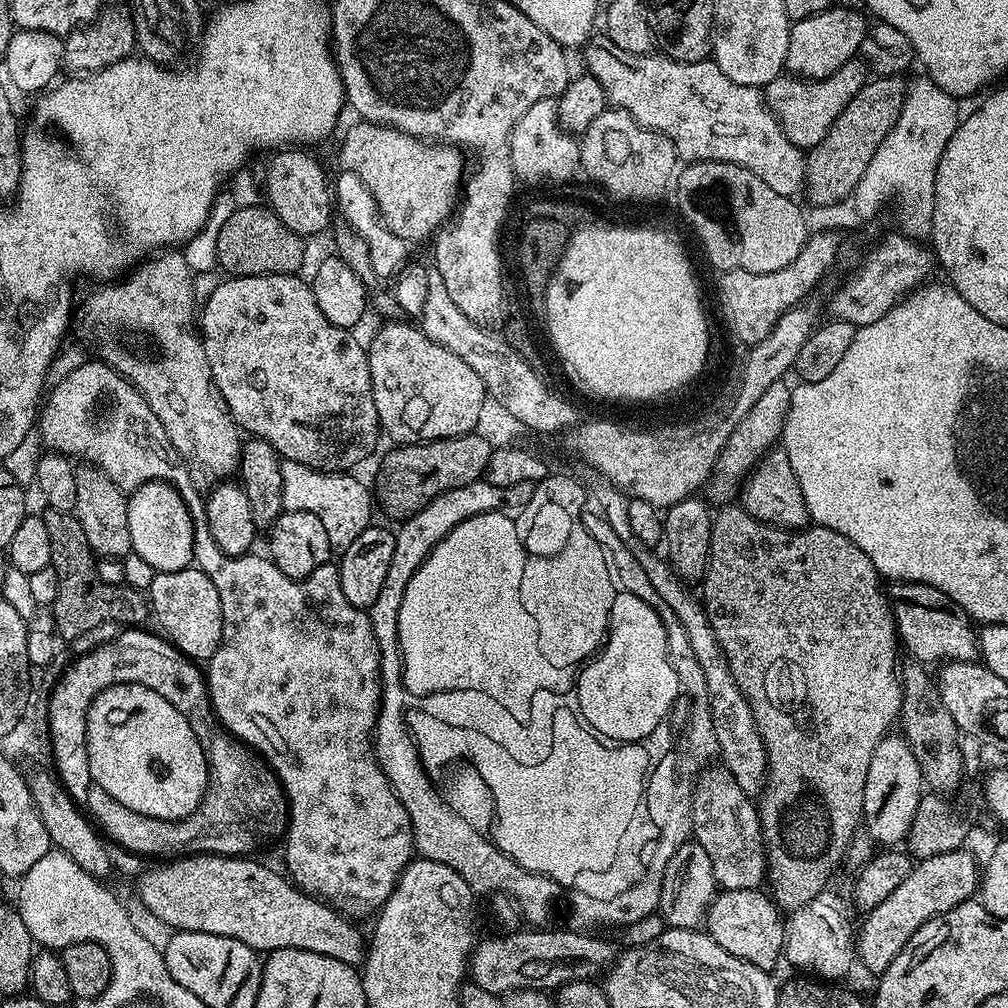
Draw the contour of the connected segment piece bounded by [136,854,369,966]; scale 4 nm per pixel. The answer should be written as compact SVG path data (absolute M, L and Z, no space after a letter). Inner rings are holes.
M197 854L172 858L161 864L164 864L161 868L152 868L149 872L141 874L140 885L137 886L136 892L140 895L139 903L148 908L150 914L162 918L162 922L169 924L175 931L218 934L234 938L250 946L258 954L301 948L314 950L314 954L326 954L330 958L338 958L338 962L346 962L353 966L363 965L368 956L369 941L365 933L363 936L359 926L351 924L343 916L345 915L343 911L297 888L287 875L279 876L274 869L259 864L256 858Z

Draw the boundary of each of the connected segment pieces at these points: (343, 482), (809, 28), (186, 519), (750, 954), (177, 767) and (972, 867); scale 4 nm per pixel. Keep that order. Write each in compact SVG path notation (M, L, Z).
M281 459L282 470L282 502L286 512L305 512L314 514L320 519L326 530L326 538L330 538L333 553L339 554L350 550L350 546L358 539L358 534L373 523L372 508L374 496L359 480L356 474L326 472L306 466L302 462Z
M833 6L795 21L790 27L790 46L786 46L785 69L806 80L821 80L846 66L846 62L857 59L864 35L870 27L869 21L864 21L865 13L860 12Z
M148 481L129 495L127 504L133 552L149 562L157 572L173 572L193 563L193 520L185 500L172 485L164 481Z
M760 888L750 890L720 890L712 899L706 917L706 931L722 950L765 970L775 969L775 964L785 955L786 920L776 901Z
M116 684L108 689L102 690L93 698L91 706L88 708L88 721L86 722L86 750L89 752L89 777L91 783L102 786L114 802L122 802L126 810L134 810L138 814L146 814L150 818L159 820L184 820L193 815L204 804L204 794L208 790L208 759L204 753L204 747L198 742L198 734L190 726L188 719L180 713L162 694L150 690L141 684Z
M968 850L938 854L934 858L920 860L913 867L908 877L878 906L874 906L864 917L864 925L859 925L855 951L859 963L864 963L873 974L884 972L898 958L902 946L910 942L910 938L927 920L941 916L959 904L969 903L977 895L978 885L982 879L982 868Z

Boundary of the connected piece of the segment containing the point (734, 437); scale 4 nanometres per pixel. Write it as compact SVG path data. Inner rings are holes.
M784 380L774 382L774 386L770 386L764 391L762 398L758 398L758 402L750 406L748 413L735 421L736 429L733 427L729 431L728 440L720 452L712 479L706 488L706 492L712 495L713 505L716 503L716 506L724 506L735 501L748 473L763 456L777 447L778 441L783 437L784 423L792 405L792 388L786 385Z

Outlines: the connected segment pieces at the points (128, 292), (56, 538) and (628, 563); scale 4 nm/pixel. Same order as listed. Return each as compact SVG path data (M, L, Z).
M161 251L159 254L153 255L151 258L145 259L143 262L137 264L136 267L131 269L123 278L117 279L115 282L100 282L95 286L97 288L90 289L89 292L85 294L84 301L82 301L81 304L79 301L74 308L74 332L77 332L77 334L81 336L79 339L83 341L89 349L92 347L93 350L96 351L93 352L95 359L104 361L104 363L111 366L119 376L125 376L142 394L142 398L146 398L150 410L154 410L154 414L158 414L158 422L162 422L162 426L166 430L166 434L170 438L174 450L182 458L182 462L190 474L190 482L195 488L208 490L215 485L225 483L229 478L235 477L240 467L242 432L241 429L236 427L236 419L228 413L226 402L222 398L222 394L218 390L218 386L212 377L210 362L206 358L204 341L198 335L197 329L194 327L194 321L198 316L198 297L196 295L194 273L188 268L183 251Z
M48 508L43 517L50 534L51 568L58 574L58 598L52 605L57 635L72 640L75 636L86 635L99 624L143 625L143 620L150 616L149 601L139 591L98 578L97 557L86 542L86 534L76 515Z
M588 510L585 511L582 519L589 534L600 543L600 547L606 553L610 561L610 567L614 573L615 583L619 585L623 591L642 598L642 602L646 602L651 608L657 608L660 616L668 619L669 636L667 636L667 639L672 646L668 652L668 658L675 660L676 669L680 671L680 679L687 697L696 699L695 709L689 712L686 718L686 723L693 728L690 734L691 749L693 749L695 753L696 751L702 751L712 740L712 715L708 712L706 678L702 678L702 666L698 666L698 658L694 658L694 650L690 650L690 642L686 638L686 630L682 630L682 622L678 622L678 618L674 618L674 610L670 610L670 606L666 606L665 600L654 591L654 586L651 584L650 578L646 578L646 570L642 570L642 566L638 566L638 558L634 558L634 554L630 554L626 542L622 542L622 538L618 538L618 534L614 534L614 530L610 530L610 526L605 522L604 517L595 511Z

